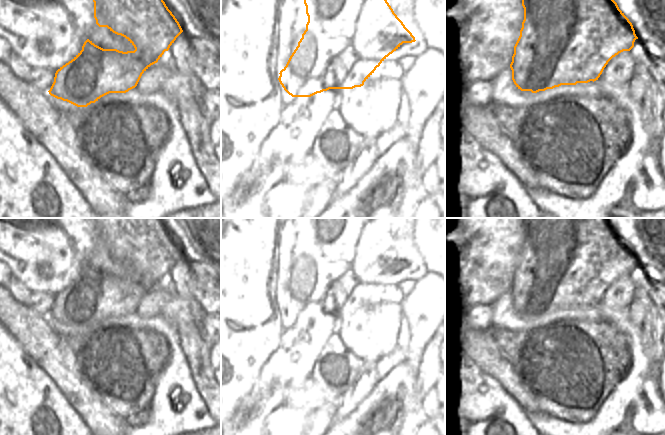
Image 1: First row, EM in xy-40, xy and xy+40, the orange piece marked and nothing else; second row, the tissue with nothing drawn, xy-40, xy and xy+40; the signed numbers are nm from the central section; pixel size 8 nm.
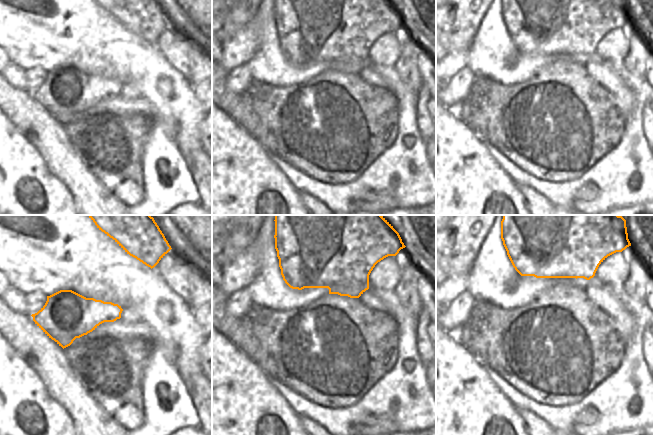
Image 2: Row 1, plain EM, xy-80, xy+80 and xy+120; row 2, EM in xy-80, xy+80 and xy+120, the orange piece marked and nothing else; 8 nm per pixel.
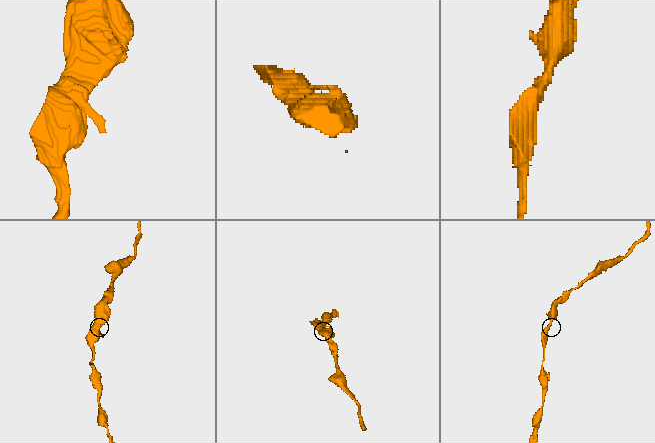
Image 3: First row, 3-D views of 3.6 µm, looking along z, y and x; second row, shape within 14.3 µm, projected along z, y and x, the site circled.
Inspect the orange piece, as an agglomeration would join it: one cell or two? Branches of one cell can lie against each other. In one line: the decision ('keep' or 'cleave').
keep

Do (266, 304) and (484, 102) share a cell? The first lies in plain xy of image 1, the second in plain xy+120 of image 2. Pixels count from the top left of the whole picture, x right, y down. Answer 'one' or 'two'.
two

